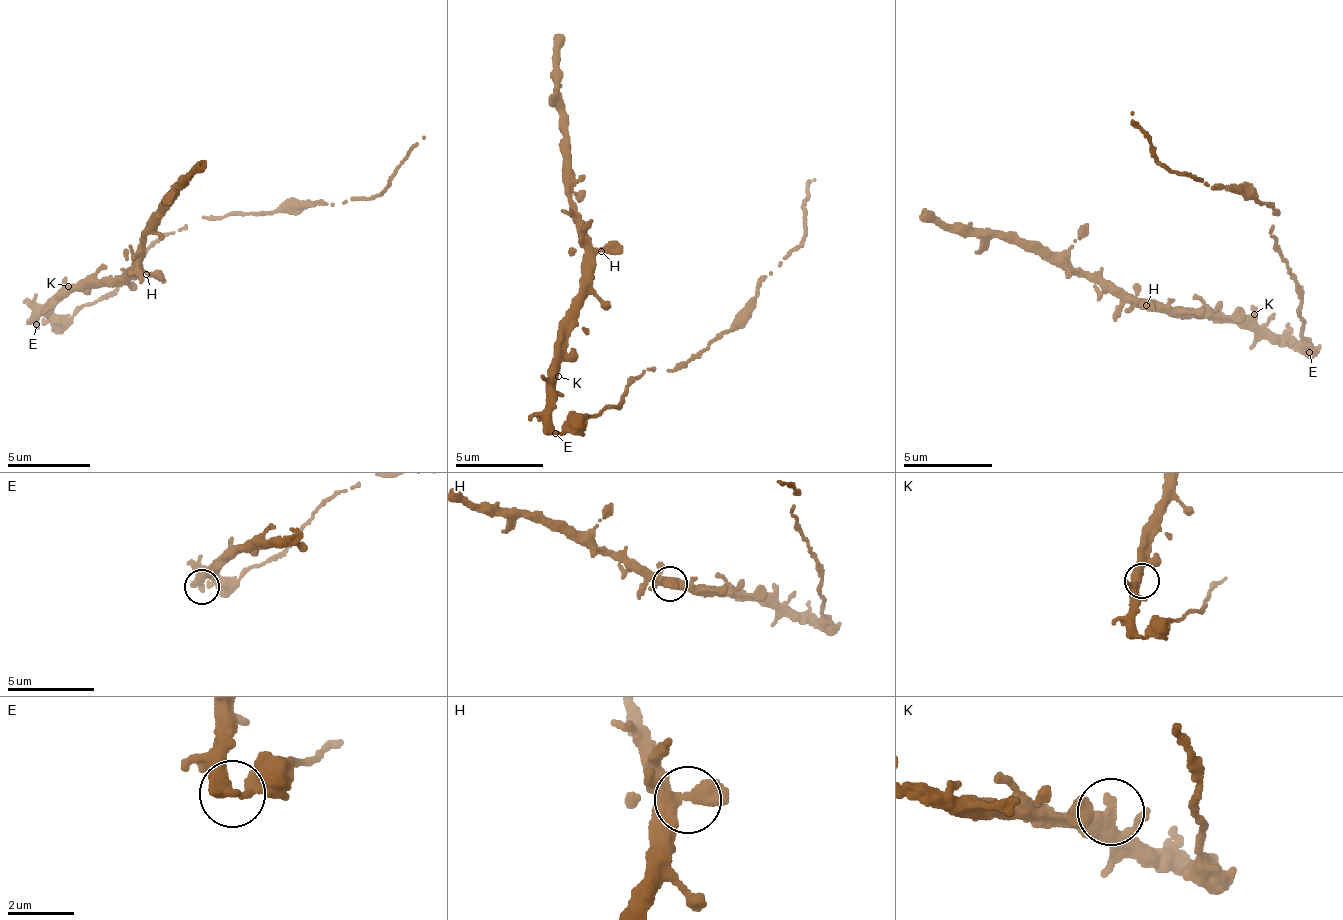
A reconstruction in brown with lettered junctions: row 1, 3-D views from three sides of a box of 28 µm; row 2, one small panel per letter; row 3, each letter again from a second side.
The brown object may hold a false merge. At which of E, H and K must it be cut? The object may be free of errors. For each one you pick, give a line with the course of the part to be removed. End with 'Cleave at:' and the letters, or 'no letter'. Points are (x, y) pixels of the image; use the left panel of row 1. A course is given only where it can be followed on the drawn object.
E: course (38, 323), (55, 323), (106, 297), (130, 268), (162, 236), (202, 216), (367, 200), (385, 192), (423, 137)
Cleave at: E

